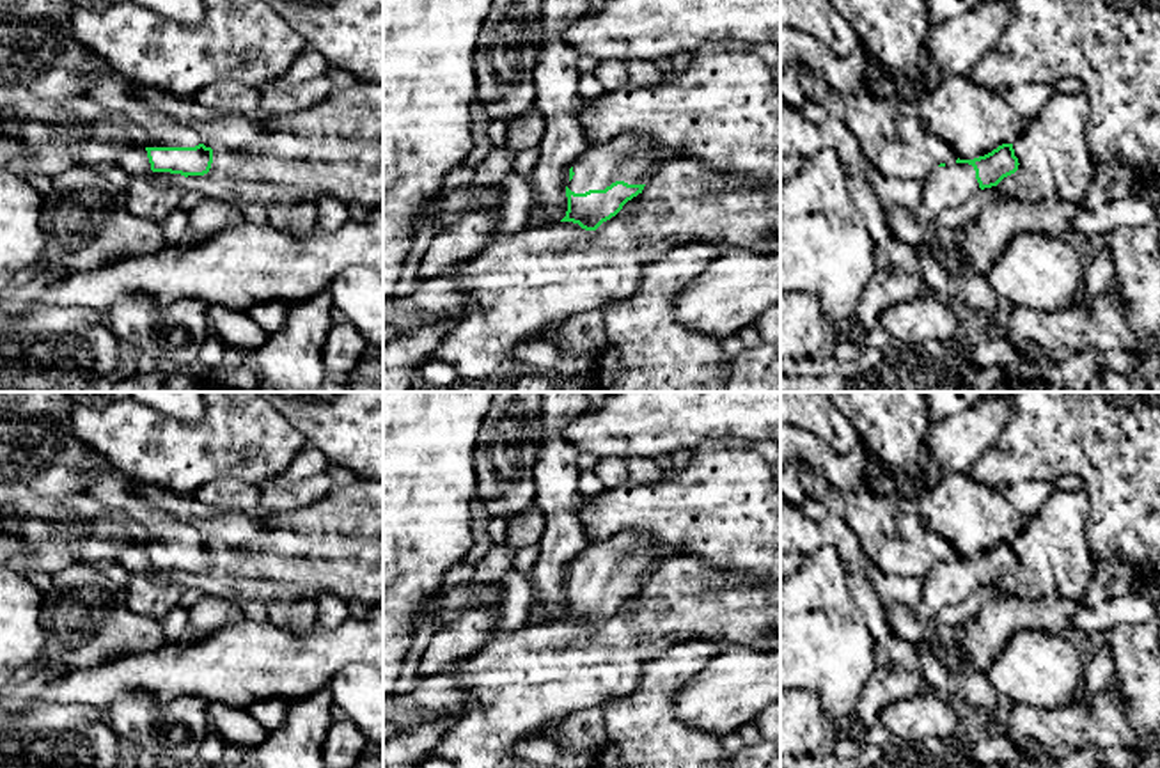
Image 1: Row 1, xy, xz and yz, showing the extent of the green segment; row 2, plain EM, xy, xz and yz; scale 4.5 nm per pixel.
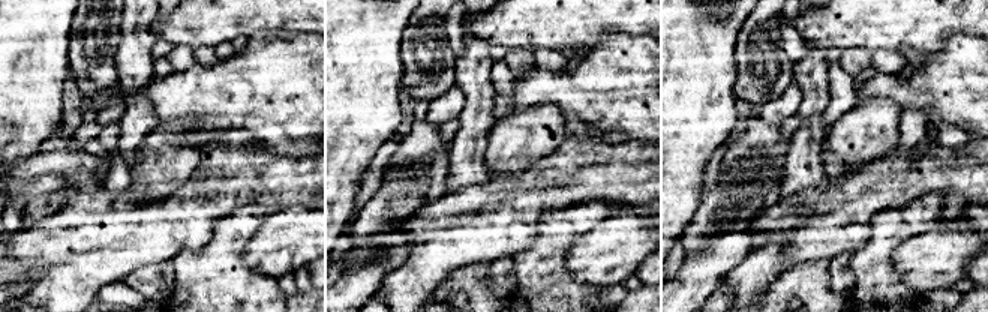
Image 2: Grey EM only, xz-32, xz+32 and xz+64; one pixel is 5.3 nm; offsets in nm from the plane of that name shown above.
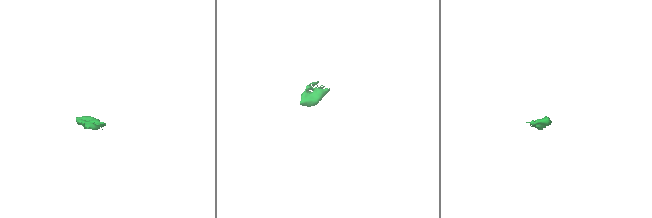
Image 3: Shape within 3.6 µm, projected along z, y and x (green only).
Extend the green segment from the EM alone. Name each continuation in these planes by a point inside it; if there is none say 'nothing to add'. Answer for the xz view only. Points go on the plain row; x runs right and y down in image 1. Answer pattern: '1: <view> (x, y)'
1: xz (634, 556)

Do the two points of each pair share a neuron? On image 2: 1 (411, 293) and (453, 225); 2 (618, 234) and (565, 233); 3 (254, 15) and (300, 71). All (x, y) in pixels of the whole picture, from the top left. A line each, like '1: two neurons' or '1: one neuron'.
1: one neuron
2: two neurons
3: two neurons

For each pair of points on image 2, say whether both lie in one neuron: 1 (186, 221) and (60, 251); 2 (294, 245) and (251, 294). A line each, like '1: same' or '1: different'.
1: same
2: different

